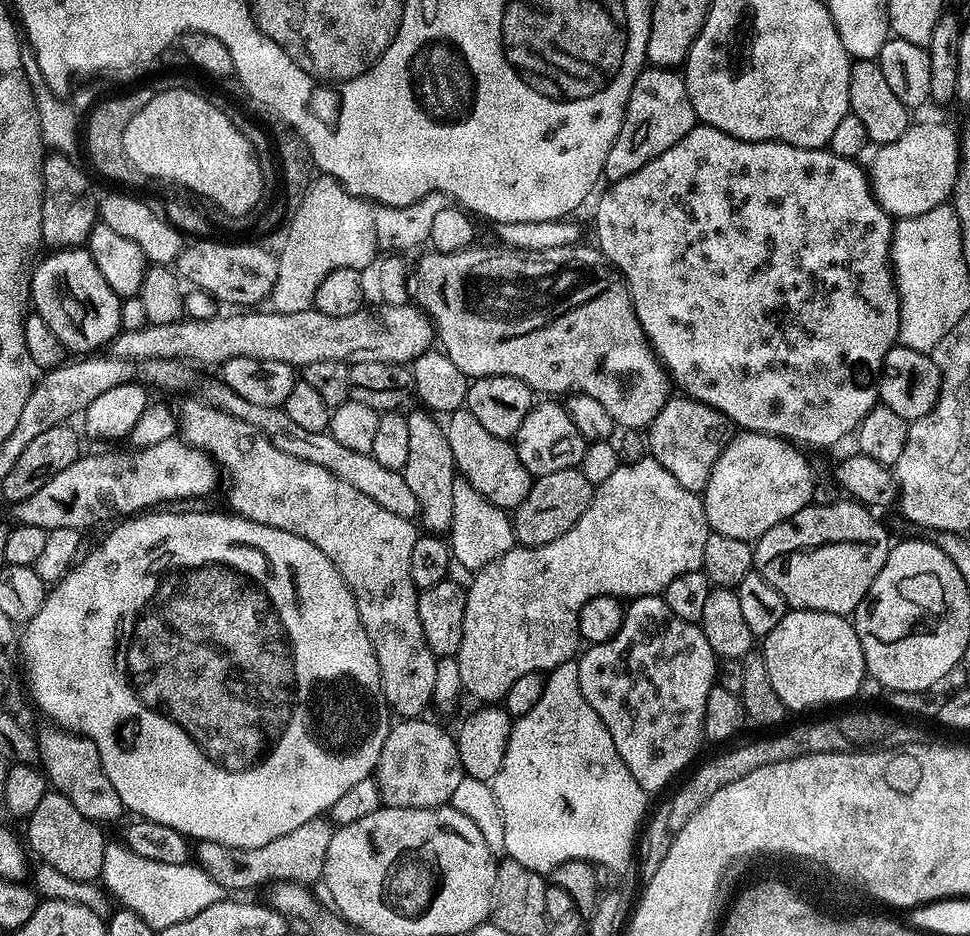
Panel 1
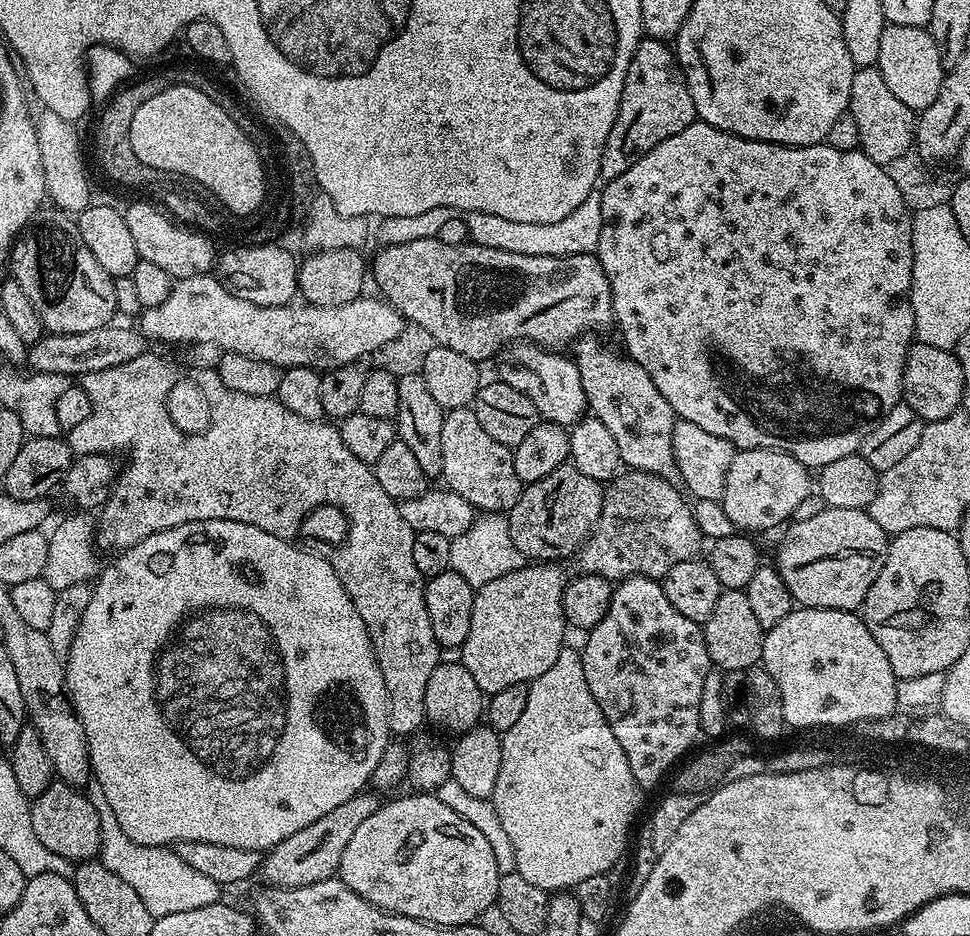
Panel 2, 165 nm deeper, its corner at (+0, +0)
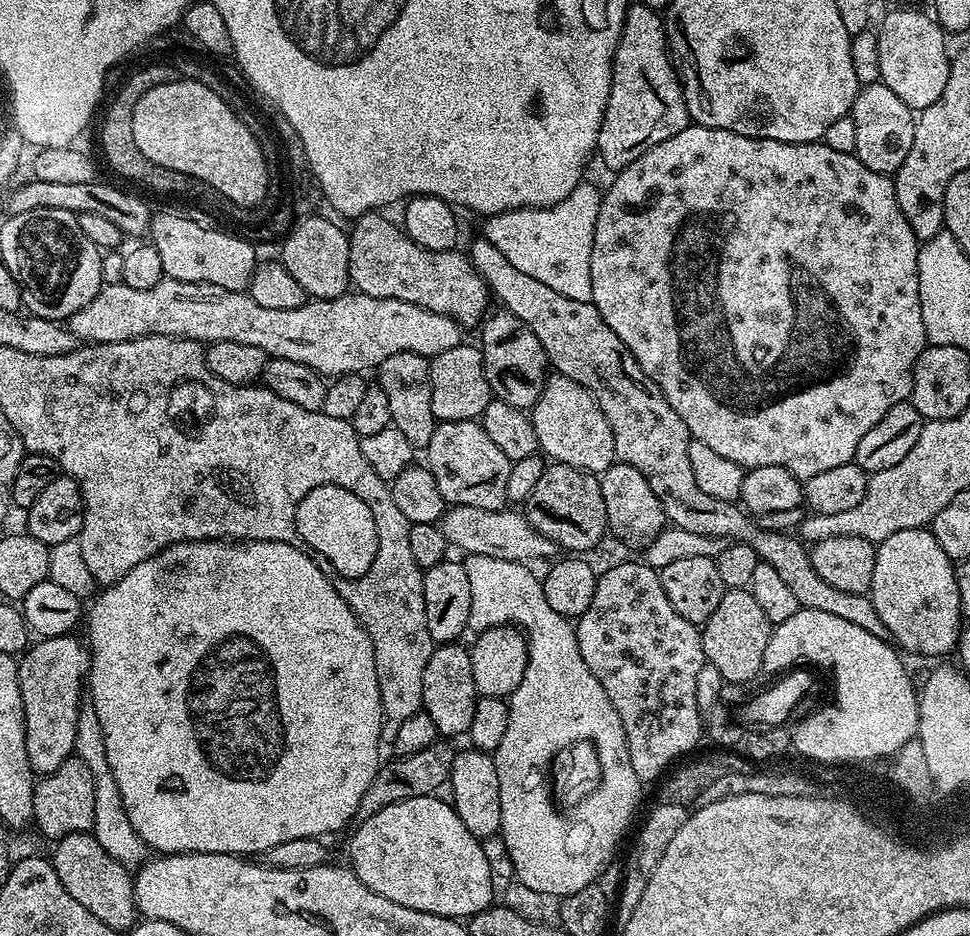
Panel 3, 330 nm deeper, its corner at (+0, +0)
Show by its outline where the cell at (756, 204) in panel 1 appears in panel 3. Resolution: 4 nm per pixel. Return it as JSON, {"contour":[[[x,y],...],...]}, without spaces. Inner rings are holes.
{"contour":[[[693,123],[691,126],[682,129],[674,138],[666,138],[666,142],[658,142],[658,146],[650,146],[642,158],[634,158],[630,166],[619,169],[609,186],[608,192],[603,193],[600,209],[598,210],[598,222],[594,226],[594,250],[590,254],[590,286],[592,287],[593,306],[598,310],[598,314],[622,338],[622,342],[634,354],[638,366],[646,375],[654,381],[662,390],[666,402],[678,410],[678,418],[686,422],[688,432],[693,440],[706,442],[722,458],[730,458],[730,462],[740,465],[747,470],[758,466],[782,466],[790,470],[796,479],[803,482],[814,478],[814,474],[822,474],[834,466],[853,463],[856,459],[858,442],[862,442],[862,437],[874,427],[886,415],[886,410],[890,406],[898,406],[905,403],[912,395],[912,371],[918,362],[918,358],[924,352],[928,344],[926,326],[922,326],[922,306],[920,305],[920,295],[918,294],[918,254],[920,244],[916,239],[914,230],[910,230],[910,222],[902,214],[898,206],[896,197],[896,185],[891,175],[870,170],[854,154],[838,154],[838,150],[830,150],[822,142],[815,144],[787,144],[777,140],[755,140],[753,136],[743,136],[734,134],[730,130],[718,130],[710,126],[702,126]]]}

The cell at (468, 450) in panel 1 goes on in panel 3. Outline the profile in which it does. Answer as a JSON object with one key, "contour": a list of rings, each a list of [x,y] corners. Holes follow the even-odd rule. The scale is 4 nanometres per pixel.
{"contour":[[[446,420],[437,423],[434,430],[434,438],[430,438],[426,449],[426,467],[434,474],[434,482],[438,482],[438,490],[442,494],[445,505],[461,504],[462,506],[478,506],[478,510],[501,510],[509,503],[508,495],[506,494],[506,482],[510,479],[510,470],[513,466],[513,461],[506,458],[506,454],[502,454],[502,450],[498,450],[498,446],[494,446],[490,434],[486,434],[486,430],[476,420]]]}

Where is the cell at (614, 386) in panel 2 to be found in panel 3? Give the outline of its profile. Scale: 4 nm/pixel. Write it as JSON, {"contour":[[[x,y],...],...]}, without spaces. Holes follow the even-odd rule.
{"contour":[[[477,238],[469,248],[466,248],[466,255],[472,262],[473,270],[488,284],[489,293],[495,299],[497,296],[504,303],[501,305],[507,311],[513,312],[530,329],[534,338],[538,338],[538,342],[542,342],[542,350],[548,355],[549,365],[559,375],[574,378],[574,382],[578,382],[578,386],[585,388],[598,402],[598,406],[602,410],[606,422],[610,422],[610,430],[614,434],[617,461],[634,466],[642,477],[646,478],[651,490],[654,490],[658,501],[661,502],[667,519],[675,527],[690,530],[692,534],[717,536],[725,542],[749,544],[763,563],[774,566],[774,570],[781,575],[782,582],[786,582],[786,586],[794,593],[794,598],[798,598],[802,608],[826,610],[826,614],[834,614],[846,622],[854,622],[854,626],[862,626],[862,630],[874,634],[880,640],[889,639],[882,618],[878,618],[878,610],[874,610],[871,595],[863,592],[850,594],[846,590],[837,590],[834,586],[830,586],[828,582],[819,577],[818,570],[814,570],[809,549],[795,535],[786,536],[772,528],[759,528],[755,519],[739,503],[715,500],[698,487],[698,481],[694,478],[694,470],[690,466],[690,442],[693,438],[688,432],[686,422],[682,422],[682,418],[678,418],[678,410],[674,410],[674,406],[670,406],[670,402],[666,402],[662,390],[646,375],[642,366],[638,366],[634,354],[630,354],[630,350],[624,345],[622,338],[618,338],[618,334],[614,334],[614,330],[610,330],[610,326],[606,326],[606,322],[600,317],[593,304],[566,298],[562,294],[558,294],[558,290],[550,290],[550,286],[538,282],[538,278],[530,278],[530,274],[522,274],[522,270],[517,270],[516,267],[510,266],[510,262],[506,262],[502,250],[498,250],[490,241],[483,238]]]}

